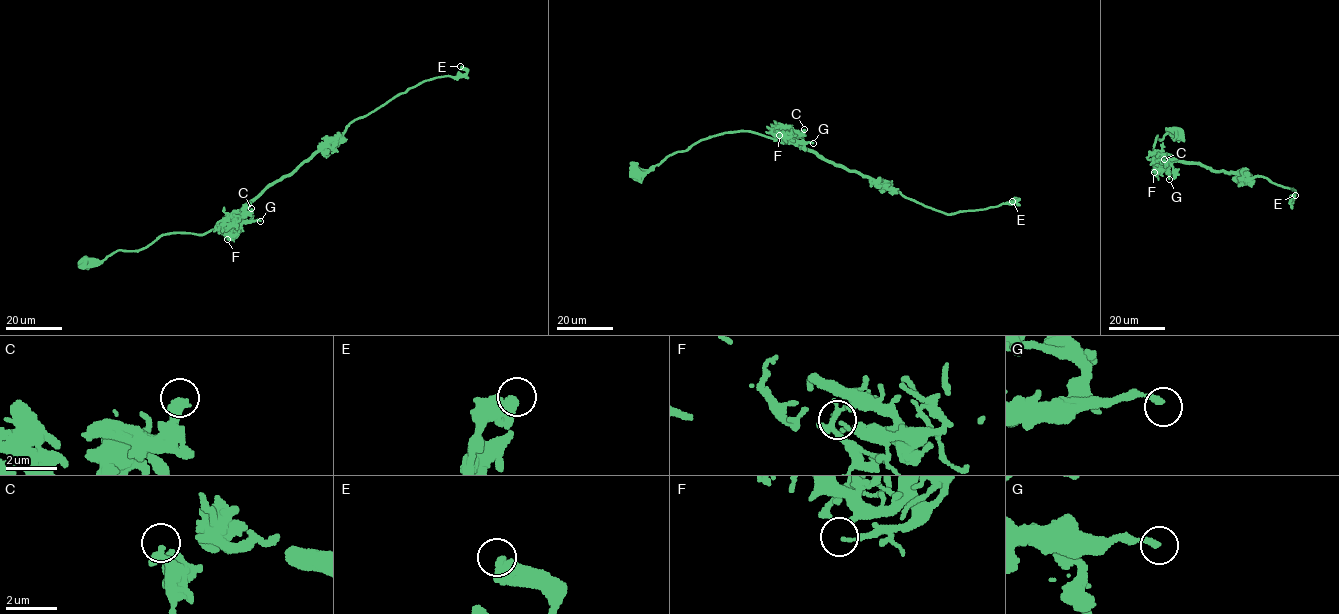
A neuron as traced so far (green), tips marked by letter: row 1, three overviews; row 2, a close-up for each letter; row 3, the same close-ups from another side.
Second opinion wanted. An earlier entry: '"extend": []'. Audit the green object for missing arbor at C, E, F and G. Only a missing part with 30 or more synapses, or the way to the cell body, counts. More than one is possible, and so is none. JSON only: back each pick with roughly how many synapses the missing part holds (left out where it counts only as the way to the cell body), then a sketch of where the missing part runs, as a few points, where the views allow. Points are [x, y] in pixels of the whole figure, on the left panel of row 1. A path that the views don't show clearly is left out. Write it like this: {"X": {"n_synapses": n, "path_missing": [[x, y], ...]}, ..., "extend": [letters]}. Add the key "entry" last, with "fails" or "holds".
{"extend": [], "entry": "holds"}

